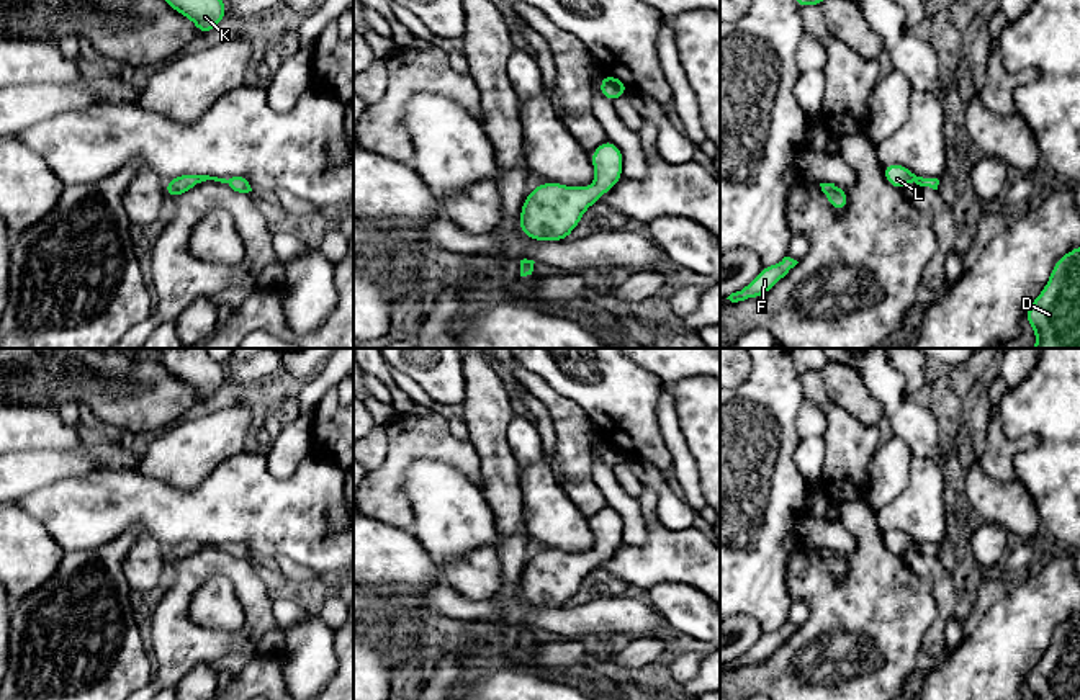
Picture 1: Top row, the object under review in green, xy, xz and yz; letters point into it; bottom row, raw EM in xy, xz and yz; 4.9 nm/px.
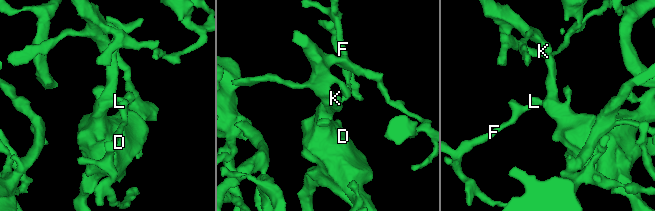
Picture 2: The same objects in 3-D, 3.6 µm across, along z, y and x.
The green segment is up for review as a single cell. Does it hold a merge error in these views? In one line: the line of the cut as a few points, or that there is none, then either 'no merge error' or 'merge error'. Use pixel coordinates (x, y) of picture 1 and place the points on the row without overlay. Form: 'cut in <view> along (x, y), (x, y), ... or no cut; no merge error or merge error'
no cut; no merge error

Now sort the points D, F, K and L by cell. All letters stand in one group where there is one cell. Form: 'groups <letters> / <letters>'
groups D F K L

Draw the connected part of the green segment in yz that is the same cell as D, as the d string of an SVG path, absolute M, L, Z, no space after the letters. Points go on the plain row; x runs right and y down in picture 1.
M1080 613L1057 625L1026 687L1036 700L1080 700Z

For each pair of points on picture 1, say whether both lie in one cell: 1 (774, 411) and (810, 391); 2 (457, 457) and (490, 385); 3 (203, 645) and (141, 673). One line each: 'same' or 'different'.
1: different
2: different
3: different

